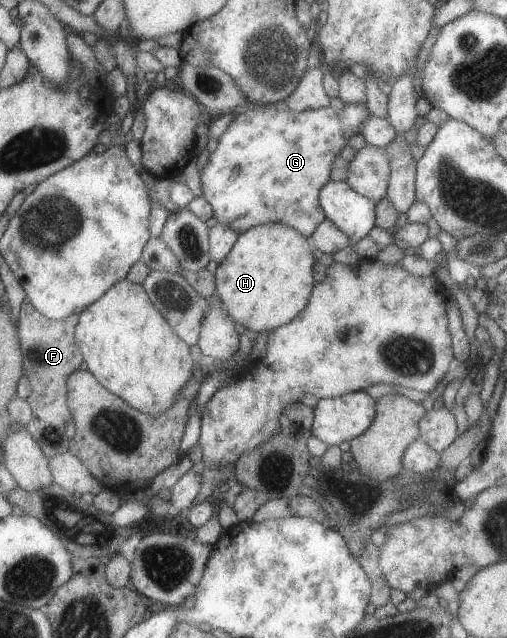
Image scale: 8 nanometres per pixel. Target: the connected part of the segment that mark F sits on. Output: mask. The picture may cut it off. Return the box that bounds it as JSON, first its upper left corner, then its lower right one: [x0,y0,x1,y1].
[18,297,82,458]

